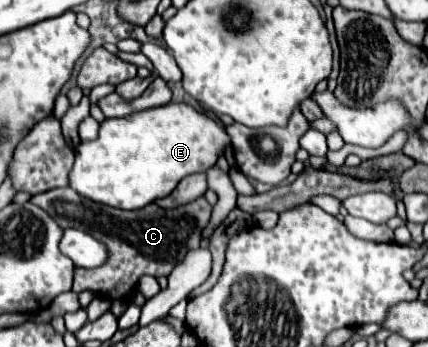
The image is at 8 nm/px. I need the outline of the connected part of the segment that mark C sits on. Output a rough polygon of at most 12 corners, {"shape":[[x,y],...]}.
{"shape":[[71,187],[29,201],[109,251],[73,291],[121,301],[199,247],[211,205],[103,207]]}

